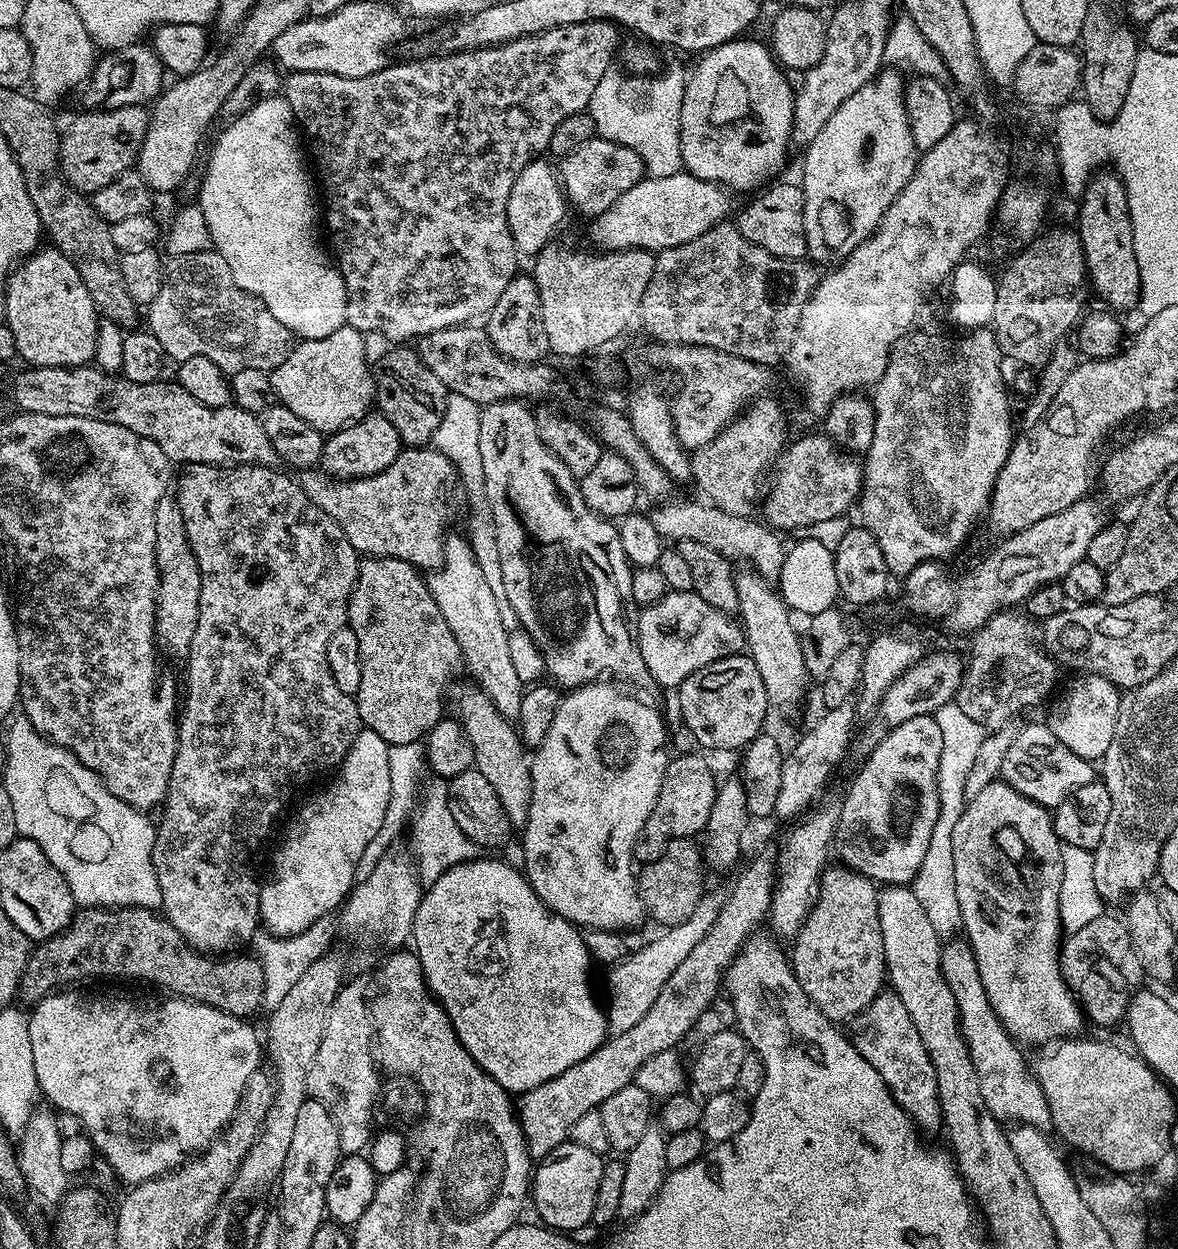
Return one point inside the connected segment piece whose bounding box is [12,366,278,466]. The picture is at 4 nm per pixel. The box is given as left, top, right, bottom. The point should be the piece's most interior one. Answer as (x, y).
(186, 431)

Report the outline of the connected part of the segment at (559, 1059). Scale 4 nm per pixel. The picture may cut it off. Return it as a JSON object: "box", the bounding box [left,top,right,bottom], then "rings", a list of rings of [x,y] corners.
{"box":[411,858,609,1094],"rings":[[[477,858],[462,862],[446,870],[446,874],[438,878],[438,882],[427,885],[423,893],[413,922],[411,943],[424,971],[428,990],[446,1010],[458,1038],[466,1046],[474,1062],[482,1066],[482,1070],[490,1074],[490,1078],[494,1078],[509,1094],[523,1094],[534,1090],[534,1086],[542,1086],[542,1082],[550,1082],[550,1078],[558,1078],[562,1070],[570,1070],[570,1066],[578,1066],[582,1058],[590,1058],[590,1054],[594,1054],[594,1050],[601,1048],[609,1035],[605,1009],[601,1002],[599,1004],[596,1001],[596,996],[592,993],[592,984],[588,981],[590,957],[580,933],[581,929],[577,925],[571,924],[541,902],[538,894],[532,889],[532,883],[519,867],[511,868],[504,860]]]}

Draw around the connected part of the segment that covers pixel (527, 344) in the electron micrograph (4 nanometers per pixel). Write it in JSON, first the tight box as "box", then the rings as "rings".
{"box":[486,274,549,364],"rings":[[[517,274],[506,286],[502,298],[486,314],[486,331],[492,347],[507,360],[519,360],[521,364],[539,364],[549,355],[546,326],[542,322],[542,302],[538,298],[538,286],[531,275]]]}

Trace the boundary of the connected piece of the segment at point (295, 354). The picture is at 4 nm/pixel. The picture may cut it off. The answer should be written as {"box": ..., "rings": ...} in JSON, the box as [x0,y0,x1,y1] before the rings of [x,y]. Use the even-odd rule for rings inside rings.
{"box":[270,326,374,434],"rings":[[[347,326],[326,338],[300,340],[286,362],[270,373],[277,401],[325,434],[354,426],[374,408],[374,372],[364,357],[364,340],[365,333]]]}

